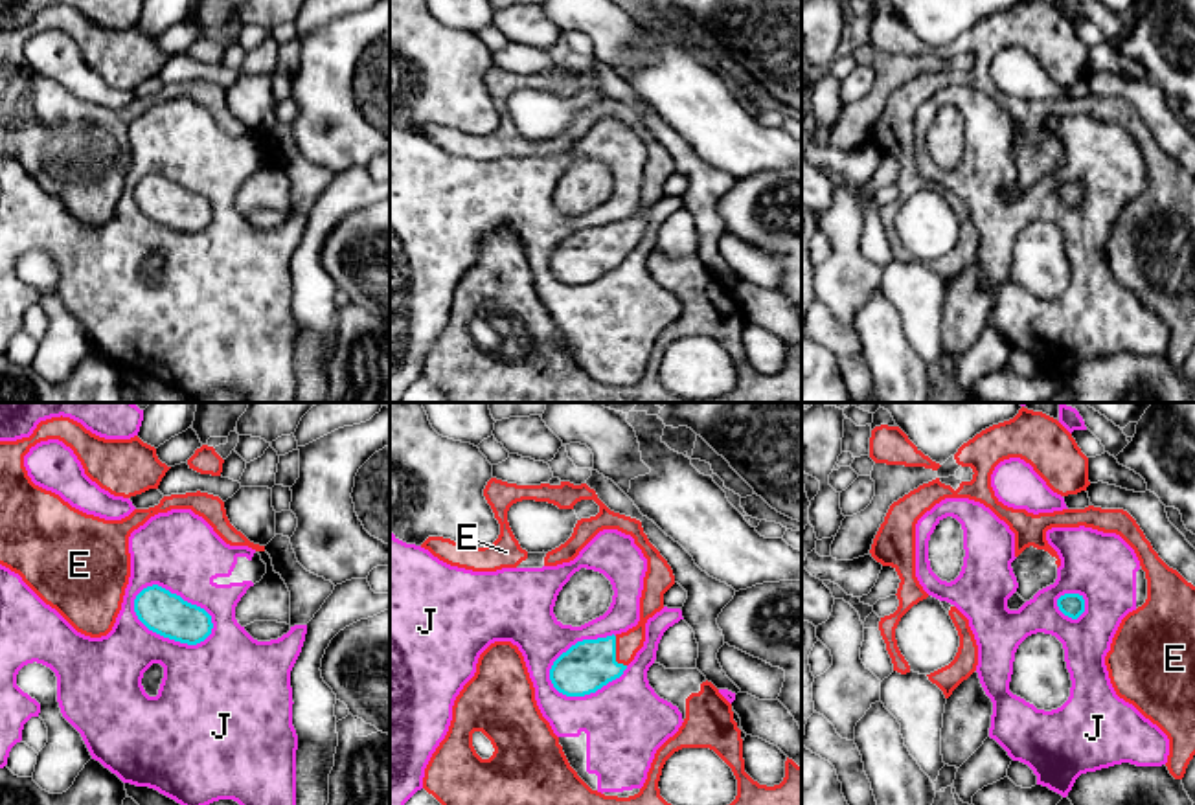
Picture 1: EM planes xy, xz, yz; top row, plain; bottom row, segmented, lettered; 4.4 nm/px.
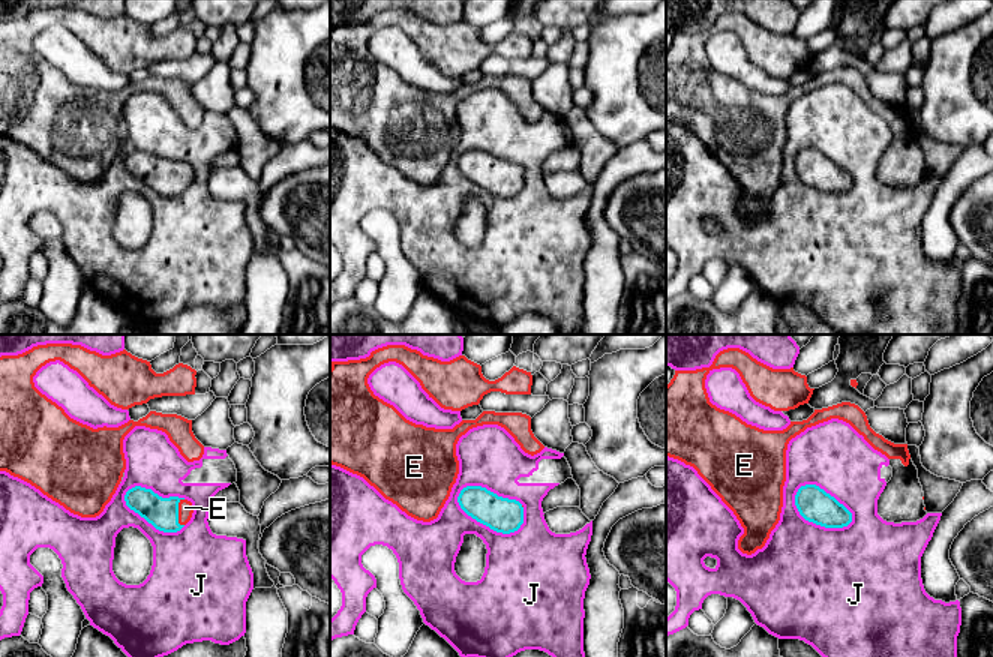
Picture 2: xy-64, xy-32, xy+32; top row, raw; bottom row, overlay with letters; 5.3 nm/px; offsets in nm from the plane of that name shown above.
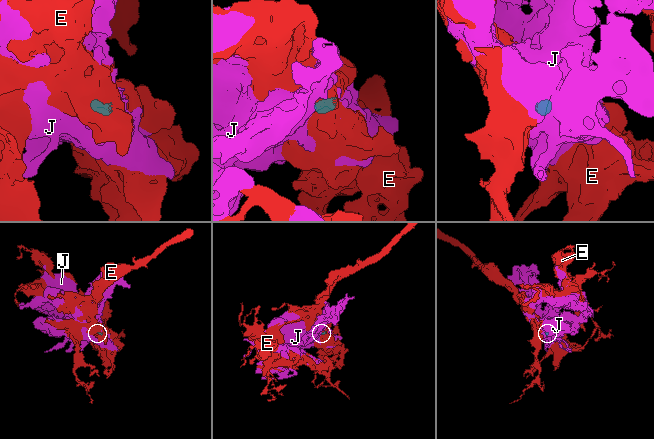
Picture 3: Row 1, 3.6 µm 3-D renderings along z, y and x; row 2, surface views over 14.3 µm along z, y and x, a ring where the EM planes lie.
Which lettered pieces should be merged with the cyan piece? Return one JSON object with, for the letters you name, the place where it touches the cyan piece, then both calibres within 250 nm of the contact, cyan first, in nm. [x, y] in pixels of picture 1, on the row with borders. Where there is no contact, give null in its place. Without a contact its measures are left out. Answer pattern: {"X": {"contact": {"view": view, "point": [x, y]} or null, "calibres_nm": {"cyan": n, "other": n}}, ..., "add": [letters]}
{"E": {"contact": {"view": "xz", "point": [614, 653]}, "calibres_nm": {"cyan": 220, "other": 110}}, "add": ["E"]}

